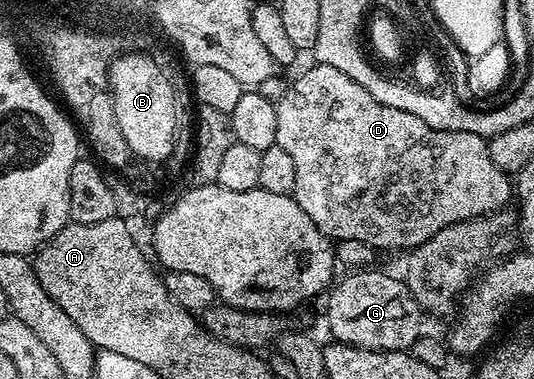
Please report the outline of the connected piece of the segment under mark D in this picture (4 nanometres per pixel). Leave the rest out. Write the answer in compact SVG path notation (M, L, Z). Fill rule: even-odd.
M319 62L314 65L309 67L296 82L292 81L288 85L285 96L281 96L281 100L275 103L275 111L277 112L275 145L285 148L285 152L289 152L289 157L293 159L293 165L297 172L297 184L293 195L295 203L303 209L305 216L309 216L309 220L313 220L315 227L322 234L327 235L328 239L338 241L359 240L367 243L372 248L380 246L383 250L397 248L403 250L402 252L410 252L416 246L428 242L434 234L441 232L449 224L493 214L496 210L504 209L510 198L512 201L512 179L504 170L497 168L497 164L493 164L487 147L488 139L484 135L453 130L449 134L451 142L403 142L405 115L401 112L401 108L389 108L389 104L381 104L381 100L373 100L373 96L369 96L369 92L365 92L365 88L361 88L361 84L357 84L357 80L345 76L345 72L337 72L337 68L333 68L329 64ZM438 194L443 194L443 218L399 218L410 206L419 206L422 202L431 202Z

